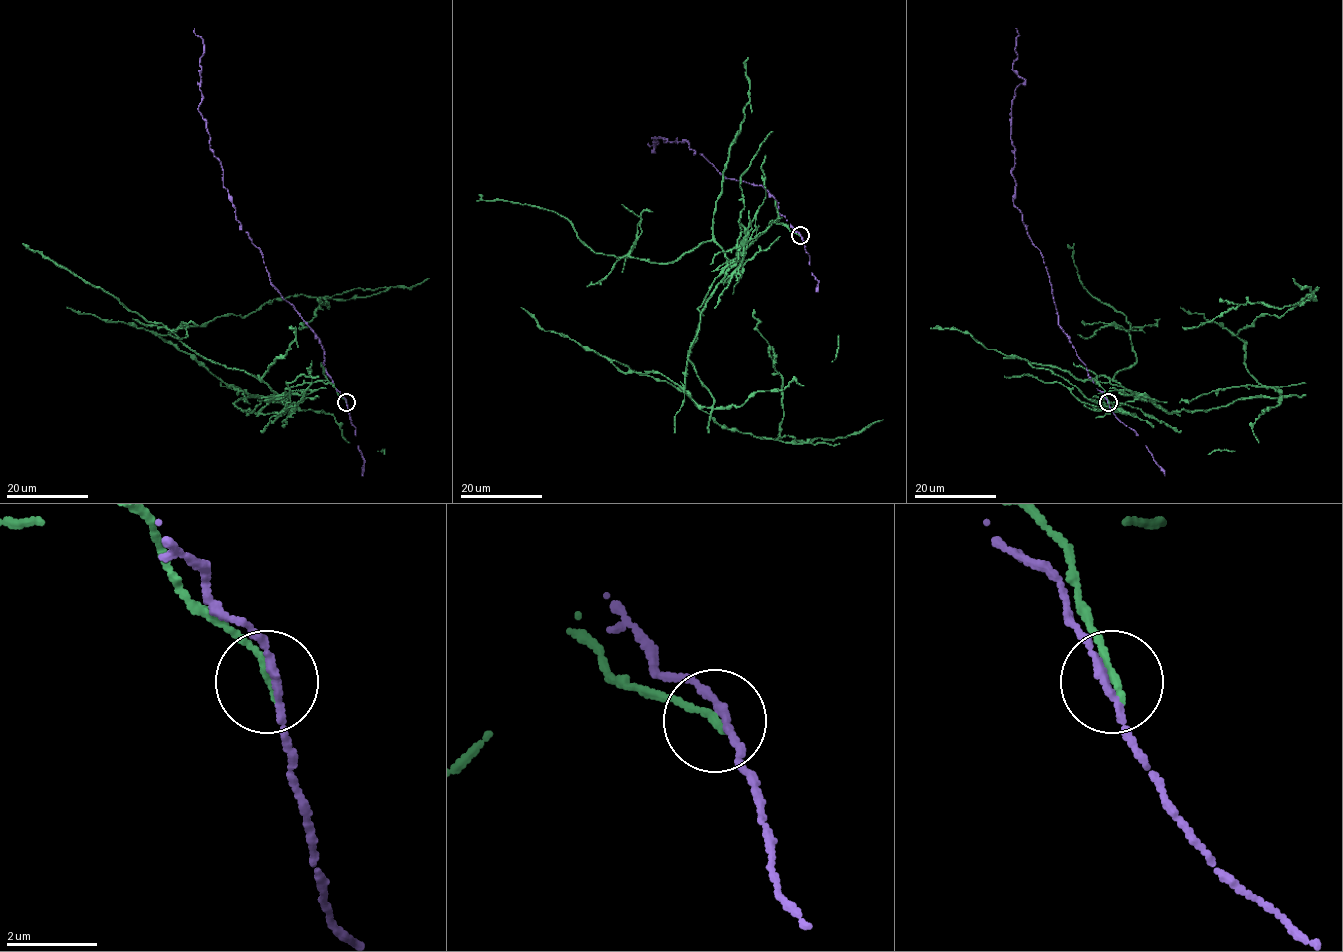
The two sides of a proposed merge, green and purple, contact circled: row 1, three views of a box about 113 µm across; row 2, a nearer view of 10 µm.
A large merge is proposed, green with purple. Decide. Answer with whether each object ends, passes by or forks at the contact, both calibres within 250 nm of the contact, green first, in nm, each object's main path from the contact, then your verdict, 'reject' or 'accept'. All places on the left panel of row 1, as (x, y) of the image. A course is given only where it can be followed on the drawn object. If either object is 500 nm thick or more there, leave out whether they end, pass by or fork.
green ends | purple passes by | 190/150 nm | green via (345, 402), (319, 380), (242, 411), (234, 402), (259, 397), (158, 335), (274, 299), (328, 303), (299, 326) | purple via (346, 402), (311, 328), (272, 284), (262, 252), (236, 219), (198, 110), (203, 40), (194, 28) | reject

